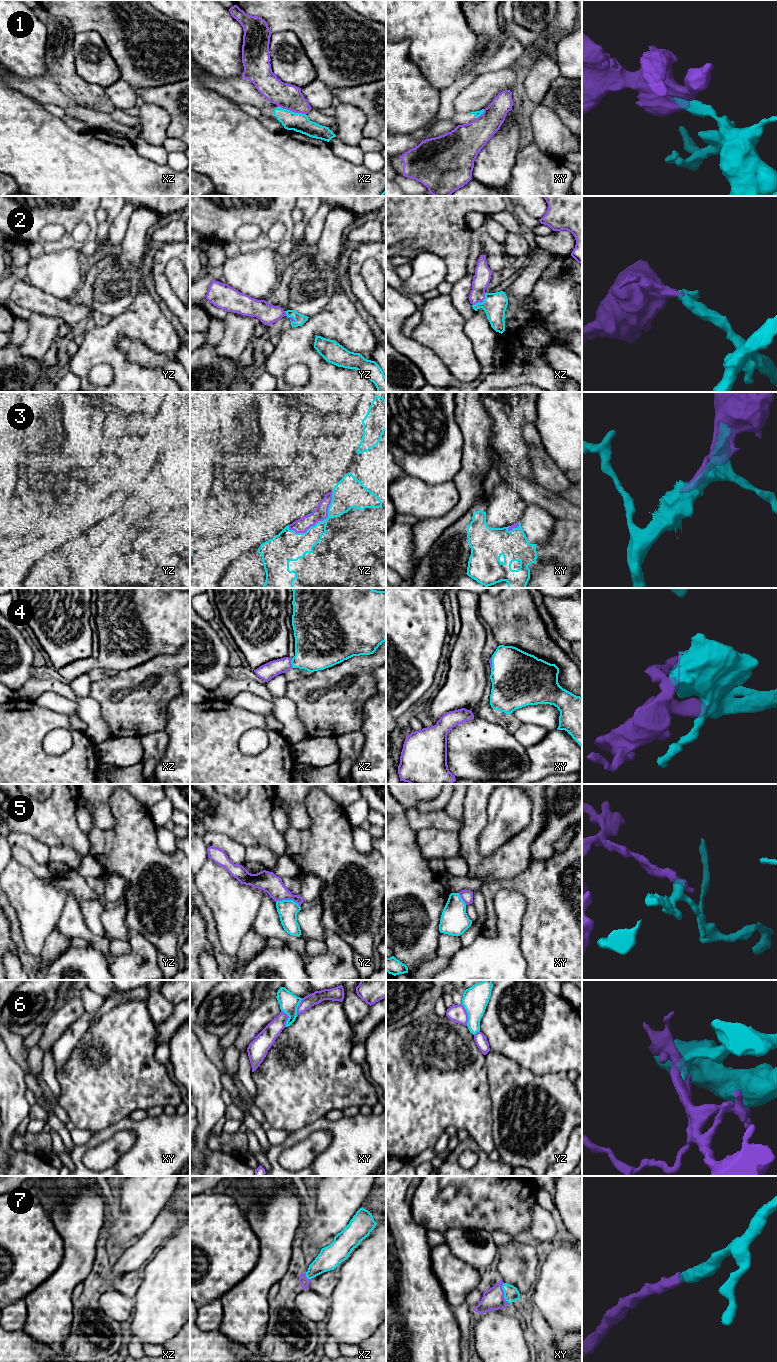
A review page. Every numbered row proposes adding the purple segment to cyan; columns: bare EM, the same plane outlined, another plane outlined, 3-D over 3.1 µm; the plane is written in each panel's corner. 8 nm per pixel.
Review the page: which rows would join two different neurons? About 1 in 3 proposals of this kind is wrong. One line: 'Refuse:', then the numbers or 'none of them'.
Refuse: 1, 5, 6

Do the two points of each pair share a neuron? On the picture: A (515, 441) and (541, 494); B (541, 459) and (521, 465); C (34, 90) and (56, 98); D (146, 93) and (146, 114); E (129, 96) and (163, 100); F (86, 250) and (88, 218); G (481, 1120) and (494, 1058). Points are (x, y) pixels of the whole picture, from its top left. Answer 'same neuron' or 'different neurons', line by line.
A: same neuron
B: same neuron
C: same neuron
D: different neurons
E: different neurons
F: different neurons
G: different neurons

